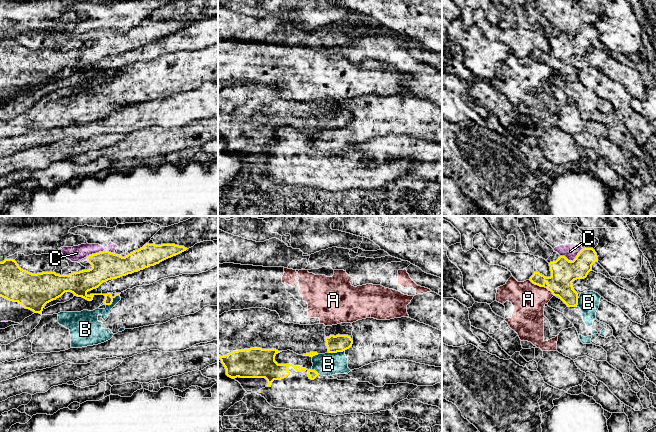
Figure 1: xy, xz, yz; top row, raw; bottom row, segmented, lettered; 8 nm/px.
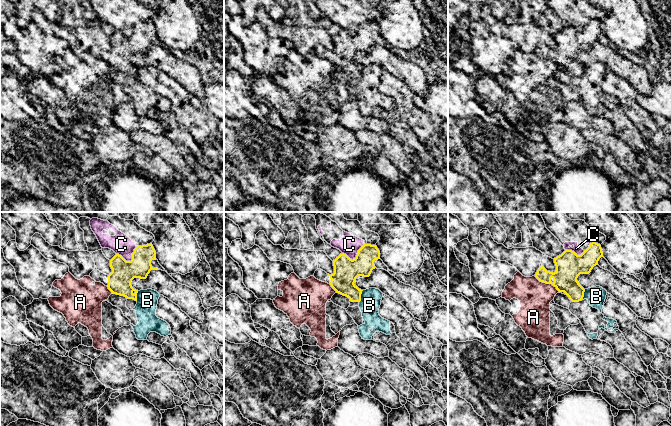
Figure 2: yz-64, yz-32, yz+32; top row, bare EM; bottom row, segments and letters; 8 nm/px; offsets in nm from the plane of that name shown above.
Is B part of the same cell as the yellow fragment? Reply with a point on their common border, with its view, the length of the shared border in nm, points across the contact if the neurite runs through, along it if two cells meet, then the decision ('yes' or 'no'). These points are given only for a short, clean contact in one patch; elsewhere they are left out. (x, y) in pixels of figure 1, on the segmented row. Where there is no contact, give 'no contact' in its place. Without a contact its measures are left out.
contact xy (112, 301); length 150 nm; no

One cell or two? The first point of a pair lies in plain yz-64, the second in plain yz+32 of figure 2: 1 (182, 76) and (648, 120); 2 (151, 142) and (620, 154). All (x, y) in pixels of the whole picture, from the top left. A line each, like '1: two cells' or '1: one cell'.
1: two cells
2: one cell

